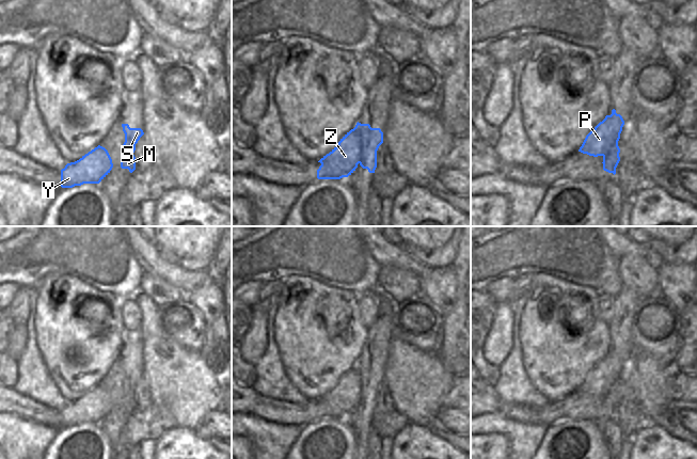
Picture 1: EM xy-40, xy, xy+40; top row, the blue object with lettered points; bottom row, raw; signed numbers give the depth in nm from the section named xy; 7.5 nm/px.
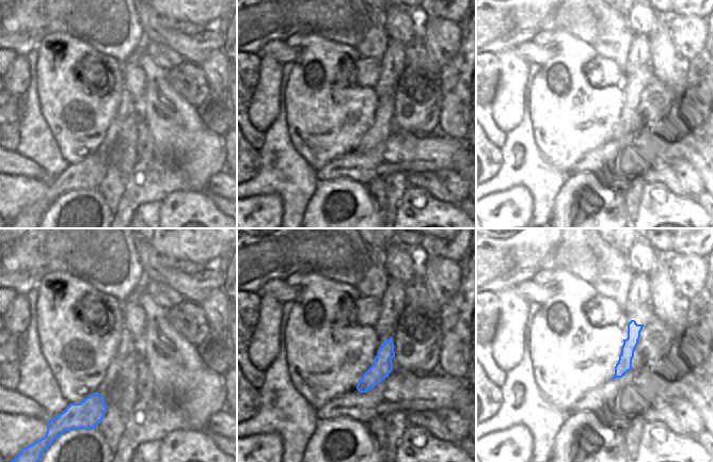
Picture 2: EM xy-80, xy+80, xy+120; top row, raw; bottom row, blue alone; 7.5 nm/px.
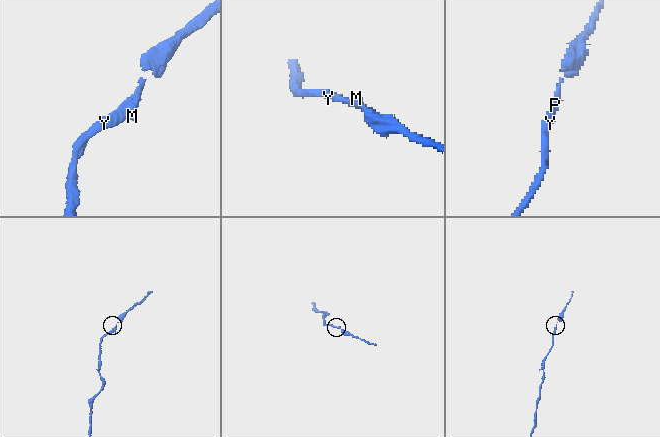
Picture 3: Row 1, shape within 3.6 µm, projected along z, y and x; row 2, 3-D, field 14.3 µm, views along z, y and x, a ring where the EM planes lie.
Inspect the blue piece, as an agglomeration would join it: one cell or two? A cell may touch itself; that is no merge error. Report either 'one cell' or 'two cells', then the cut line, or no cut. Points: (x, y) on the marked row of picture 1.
one cell | no cut

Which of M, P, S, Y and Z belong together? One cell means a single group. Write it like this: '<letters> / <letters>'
M P S Y Z

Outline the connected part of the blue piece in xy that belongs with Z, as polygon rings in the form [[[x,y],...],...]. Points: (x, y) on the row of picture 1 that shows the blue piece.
[[[357,123],[355,127],[347,132],[338,144],[318,162],[321,163],[317,170],[318,179],[340,179],[351,175],[358,165],[375,173],[377,168],[377,151],[383,143],[383,132],[380,128],[371,128],[369,124]]]

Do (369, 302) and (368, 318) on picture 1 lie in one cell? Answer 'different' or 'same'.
same

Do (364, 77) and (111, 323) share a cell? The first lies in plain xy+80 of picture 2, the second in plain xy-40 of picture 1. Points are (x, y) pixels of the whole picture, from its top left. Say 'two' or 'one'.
two

